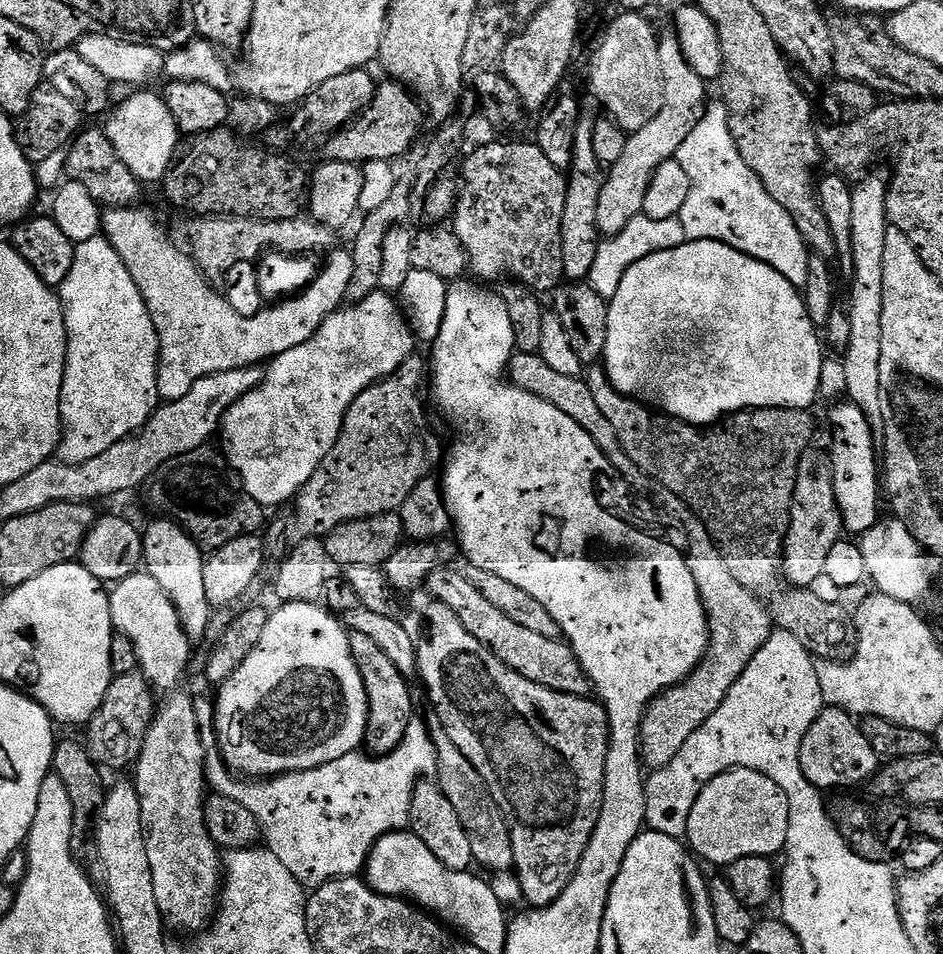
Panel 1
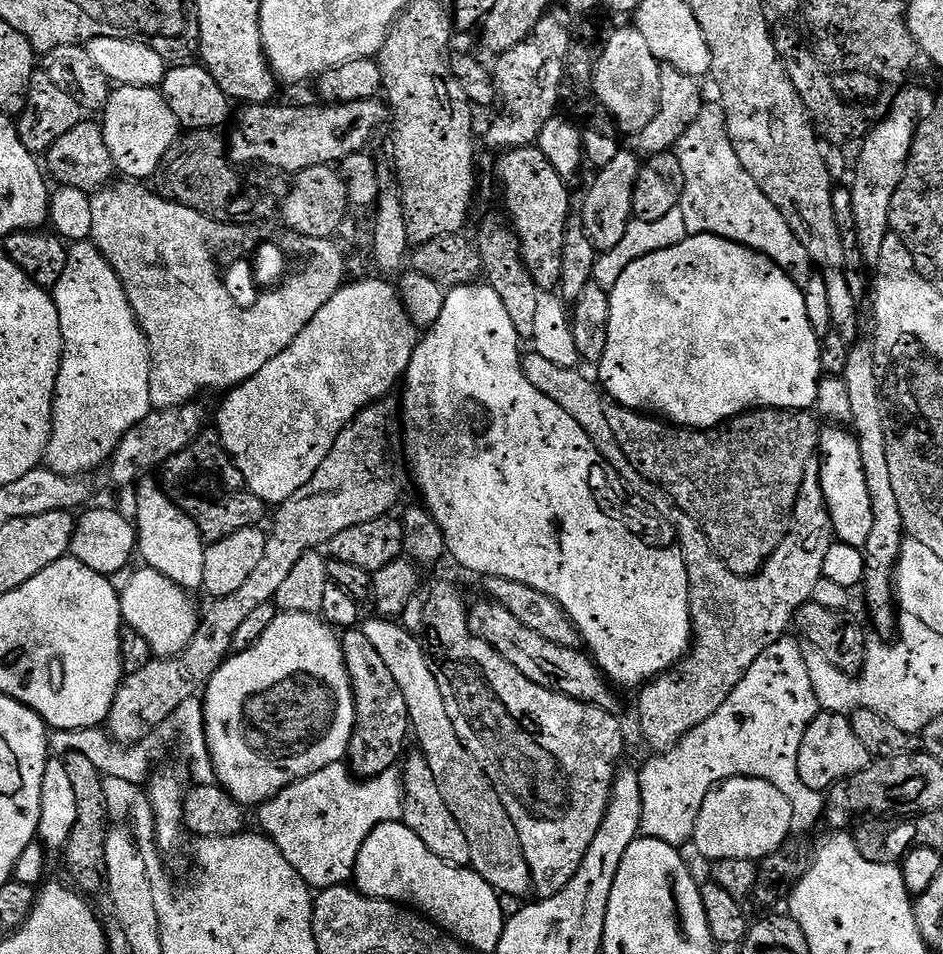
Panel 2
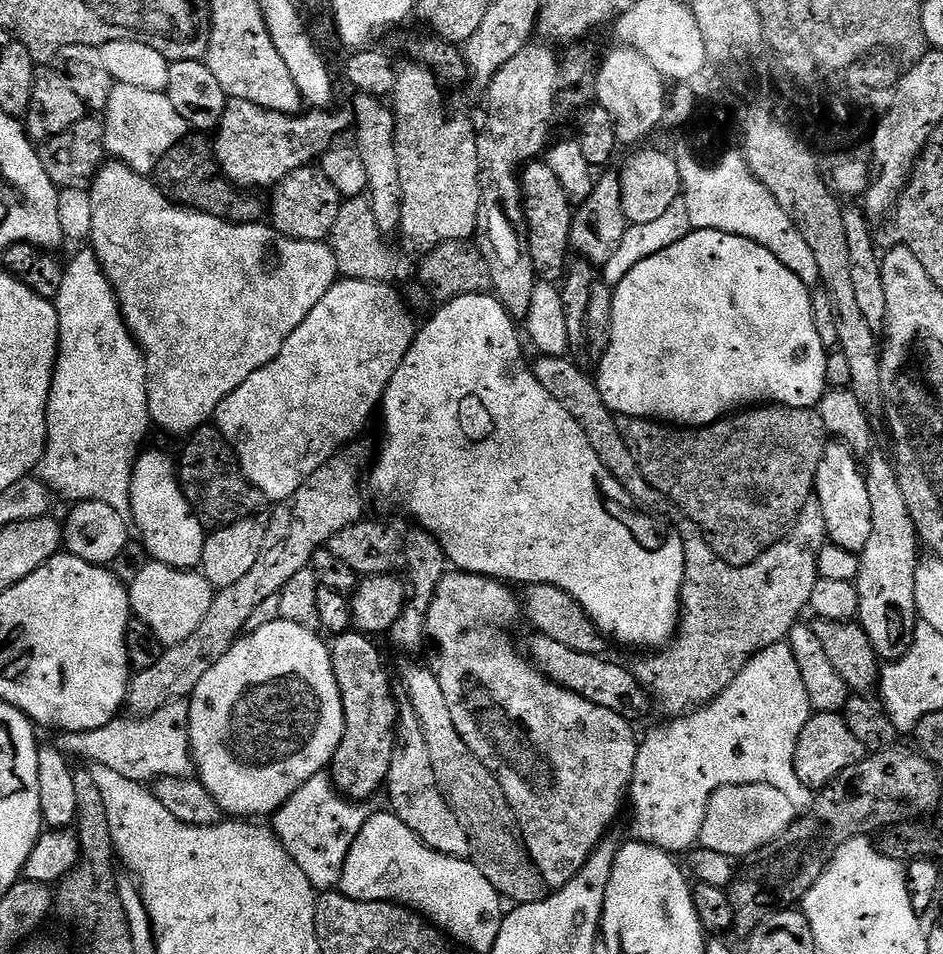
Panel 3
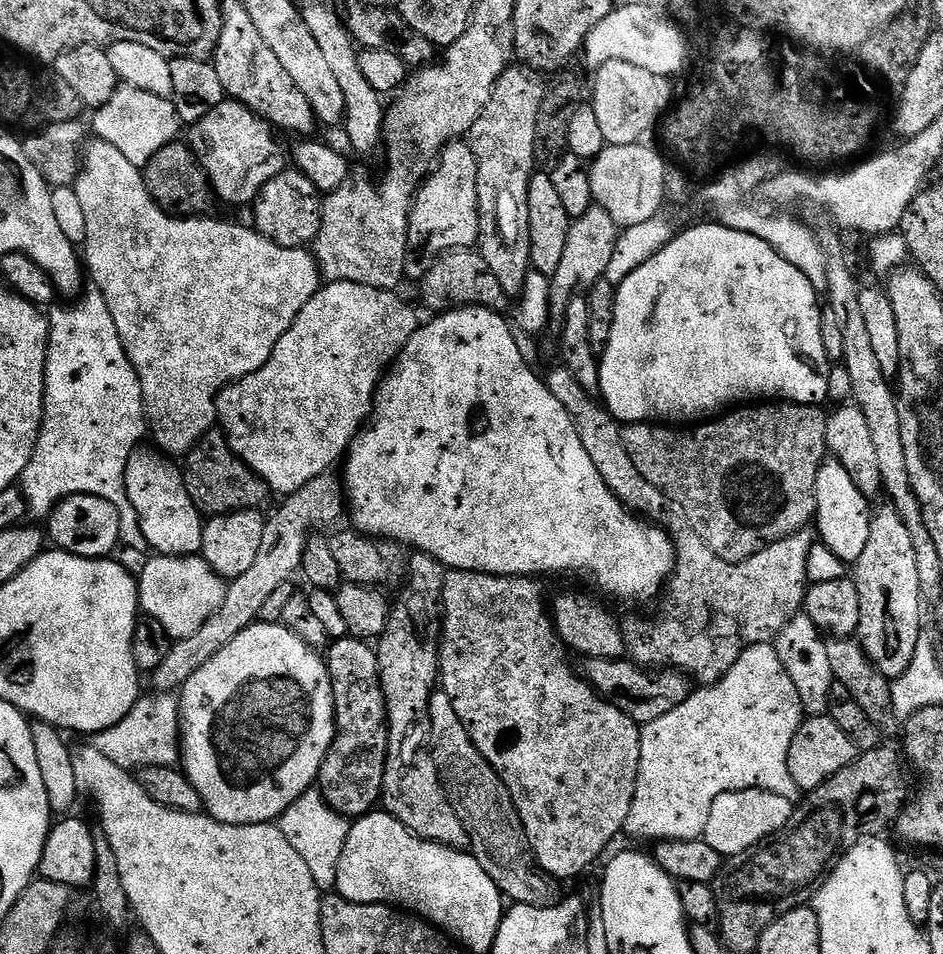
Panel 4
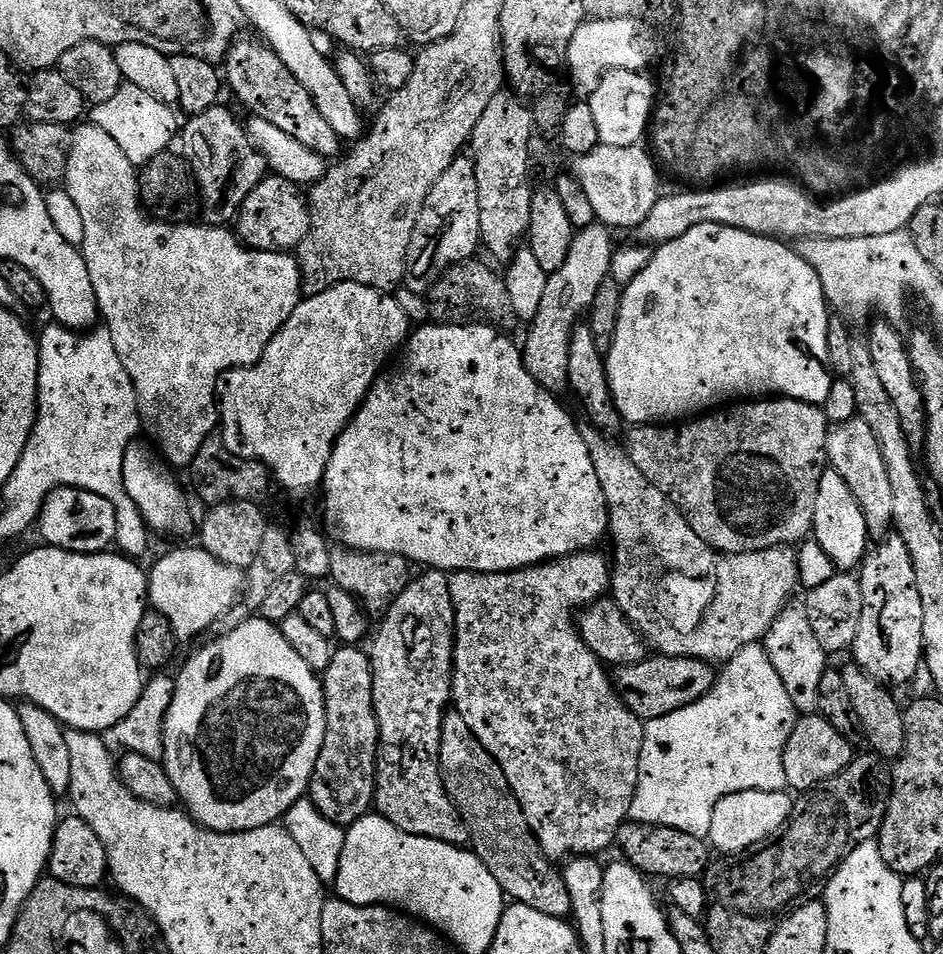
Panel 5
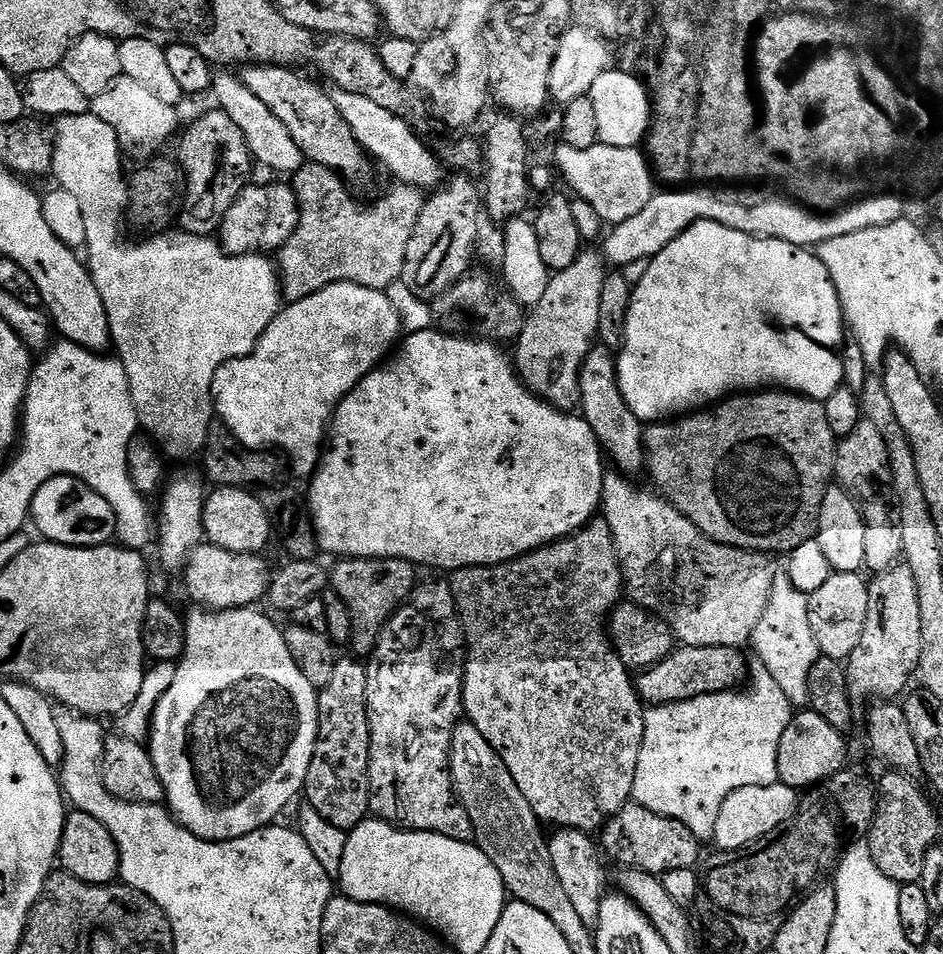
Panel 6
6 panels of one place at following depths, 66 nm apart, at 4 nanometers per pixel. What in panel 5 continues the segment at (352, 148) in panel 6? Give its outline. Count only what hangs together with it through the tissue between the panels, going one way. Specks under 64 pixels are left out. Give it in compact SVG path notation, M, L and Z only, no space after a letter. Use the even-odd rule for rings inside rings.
M237 39L223 61L222 76L227 87L228 84L232 87L233 94L253 111L255 117L274 122L278 130L286 130L290 138L298 138L302 146L310 146L310 150L325 158L339 157L342 147L340 136L334 132L334 126L326 122L322 110L318 110L314 98L304 89L302 82L298 82L298 78L286 70L282 58L278 58L267 43L259 39L244 39Z

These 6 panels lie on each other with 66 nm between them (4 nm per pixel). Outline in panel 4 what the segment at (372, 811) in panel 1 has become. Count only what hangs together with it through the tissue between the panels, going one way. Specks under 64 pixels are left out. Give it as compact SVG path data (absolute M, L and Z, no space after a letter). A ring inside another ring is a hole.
M150 692L140 697L130 714L110 730L99 732L94 747L129 770L175 767L180 758L180 699L177 693ZM309 790L301 794L294 803L284 811L278 821L282 834L286 834L286 842L302 854L306 866L310 866L310 874L314 874L314 882L322 890L335 889L338 878L338 858L342 858L342 846L350 834L352 824L349 817L336 811L319 790Z

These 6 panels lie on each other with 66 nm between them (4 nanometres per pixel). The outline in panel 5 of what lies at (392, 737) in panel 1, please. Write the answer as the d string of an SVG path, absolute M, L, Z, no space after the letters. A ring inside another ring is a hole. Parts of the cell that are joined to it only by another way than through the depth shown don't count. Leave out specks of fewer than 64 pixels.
M340 646L333 651L330 666L322 673L326 706L326 738L314 766L307 795L312 804L330 822L347 826L373 811L376 803L376 759L380 749L380 727L374 710L374 674L372 658L360 646Z

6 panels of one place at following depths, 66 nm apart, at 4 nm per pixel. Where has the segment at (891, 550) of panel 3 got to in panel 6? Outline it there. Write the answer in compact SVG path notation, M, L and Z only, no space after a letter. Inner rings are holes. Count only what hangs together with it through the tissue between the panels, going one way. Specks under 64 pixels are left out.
M897 562L884 572L875 573L868 580L868 594L870 610L866 610L866 630L862 630L862 639L858 642L858 646L854 646L846 661L848 689L852 692L853 701L856 702L860 700L892 702L909 687L907 684L914 680L920 666L922 618L918 618L918 588L914 586L914 576L910 574L910 566Z

